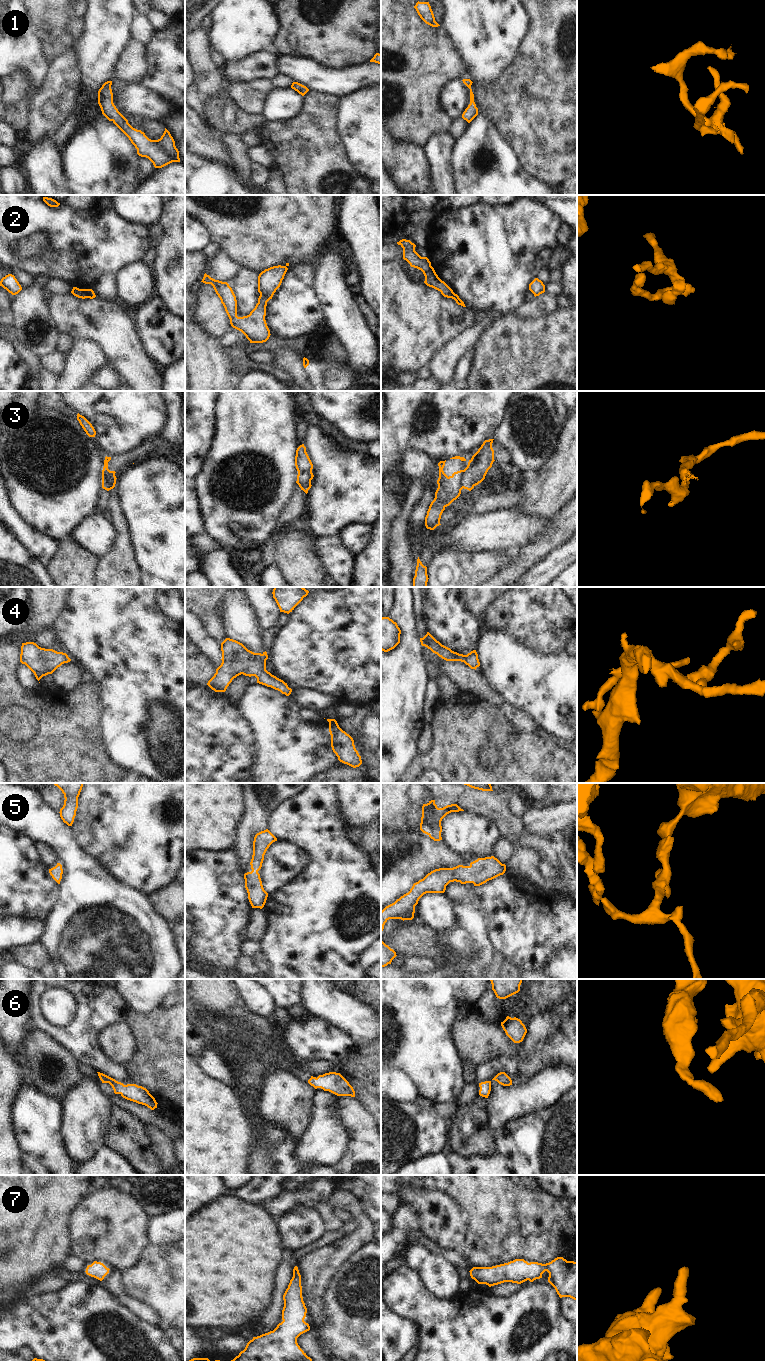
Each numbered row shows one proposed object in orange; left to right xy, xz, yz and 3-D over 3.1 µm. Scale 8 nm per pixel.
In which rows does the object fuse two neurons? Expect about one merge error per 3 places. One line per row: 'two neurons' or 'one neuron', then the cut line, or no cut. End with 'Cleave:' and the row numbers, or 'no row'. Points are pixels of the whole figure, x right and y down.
1: one neuron; cut none
2: two neurons; cut xy (84, 289), (89, 297)
3: two neurons; cut yz (463, 470), (461, 478), (462, 487)
4: one neuron; cut none
5: one neuron; cut none
6: one neuron; cut none
7: one neuron; cut none
Cleave: 2, 3

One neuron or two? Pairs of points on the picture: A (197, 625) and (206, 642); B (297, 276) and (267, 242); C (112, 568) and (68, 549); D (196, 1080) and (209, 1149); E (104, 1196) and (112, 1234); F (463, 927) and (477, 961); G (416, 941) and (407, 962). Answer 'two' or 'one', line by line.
A: one
B: two
C: two
D: one
E: one
F: one
G: two

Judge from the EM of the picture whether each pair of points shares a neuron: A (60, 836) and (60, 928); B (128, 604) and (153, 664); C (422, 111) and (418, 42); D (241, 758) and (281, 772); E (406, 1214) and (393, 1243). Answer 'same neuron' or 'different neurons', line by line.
A: same neuron
B: same neuron
C: same neuron
D: different neurons
E: same neuron

